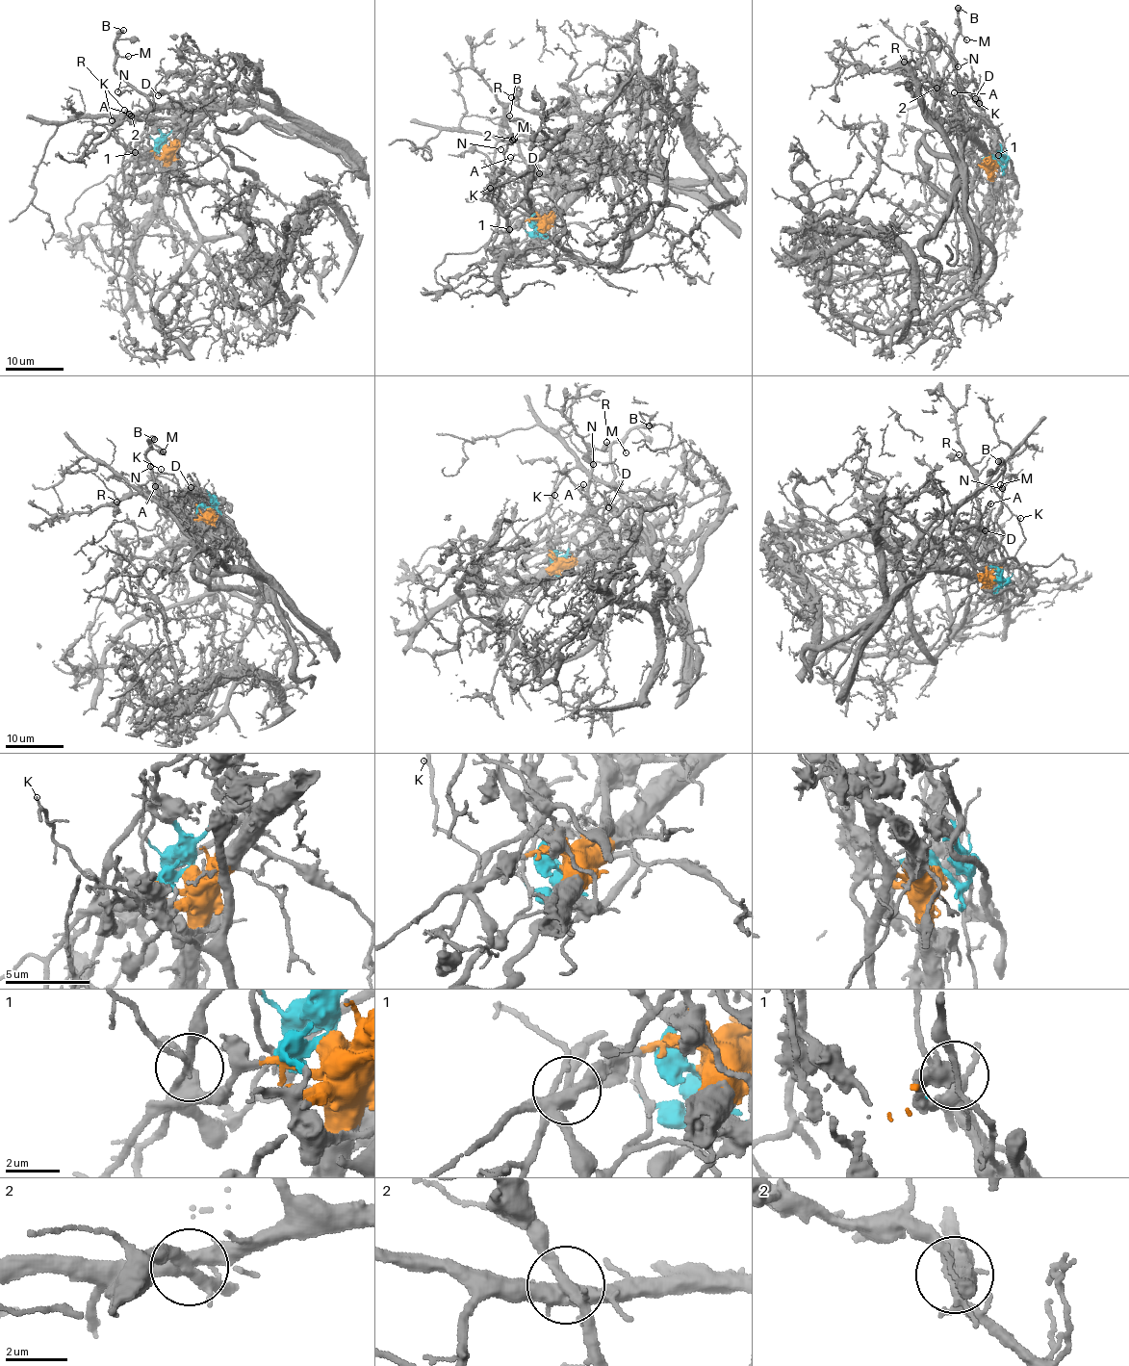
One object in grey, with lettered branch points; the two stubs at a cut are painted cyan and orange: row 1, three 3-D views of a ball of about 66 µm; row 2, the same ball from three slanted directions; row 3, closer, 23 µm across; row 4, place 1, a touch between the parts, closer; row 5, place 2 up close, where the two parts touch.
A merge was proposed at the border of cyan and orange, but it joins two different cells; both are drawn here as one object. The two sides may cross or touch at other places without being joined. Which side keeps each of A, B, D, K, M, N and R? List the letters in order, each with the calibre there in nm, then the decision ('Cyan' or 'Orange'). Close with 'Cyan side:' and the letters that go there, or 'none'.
A: Thickness 130 nm. Orange
B: Thickness 500 nm. Cyan
D: Thickness 500 nm. Cyan
K: Thickness 140 nm. Cyan
M: Thickness 130 nm. Cyan
N: Thickness 110 nm. Cyan
R: Thickness 200 nm. Orange
Cyan side: B, D, K, M, N

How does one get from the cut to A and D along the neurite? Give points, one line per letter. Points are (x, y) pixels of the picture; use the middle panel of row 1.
A: (538, 226), (549, 215), (552, 185), (537, 178), (523, 161), (510, 157)
D: (538, 226), (532, 215), (531, 199), (542, 193), (551, 193), (558, 185), (538, 173)

